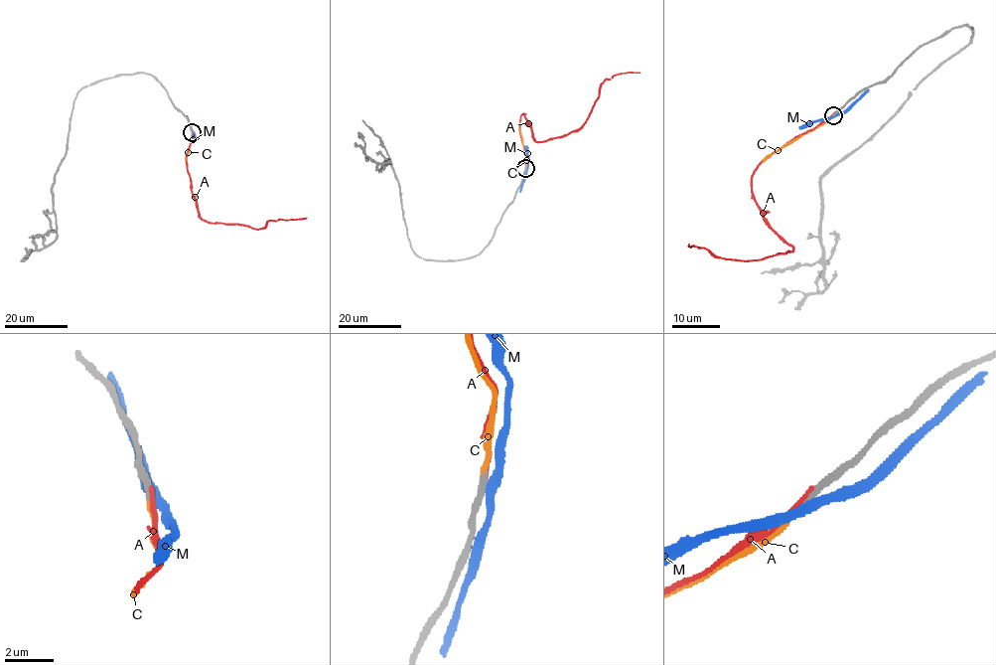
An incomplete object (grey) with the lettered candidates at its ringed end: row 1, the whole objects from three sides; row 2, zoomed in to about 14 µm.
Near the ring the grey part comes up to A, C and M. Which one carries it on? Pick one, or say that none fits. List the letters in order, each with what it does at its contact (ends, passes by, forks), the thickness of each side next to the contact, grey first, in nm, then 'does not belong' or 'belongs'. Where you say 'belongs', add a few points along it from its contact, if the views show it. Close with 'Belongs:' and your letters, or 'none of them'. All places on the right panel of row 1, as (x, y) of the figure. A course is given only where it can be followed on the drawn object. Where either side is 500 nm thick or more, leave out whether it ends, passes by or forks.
A: it ends; calibres 320 and 200 nm; does not belong
C: it ends; calibres 300 and 180 nm; belongs; course (833, 114), (761, 162)
M: it passes by; calibres 320 and 360 nm; does not belong
Belongs: C

